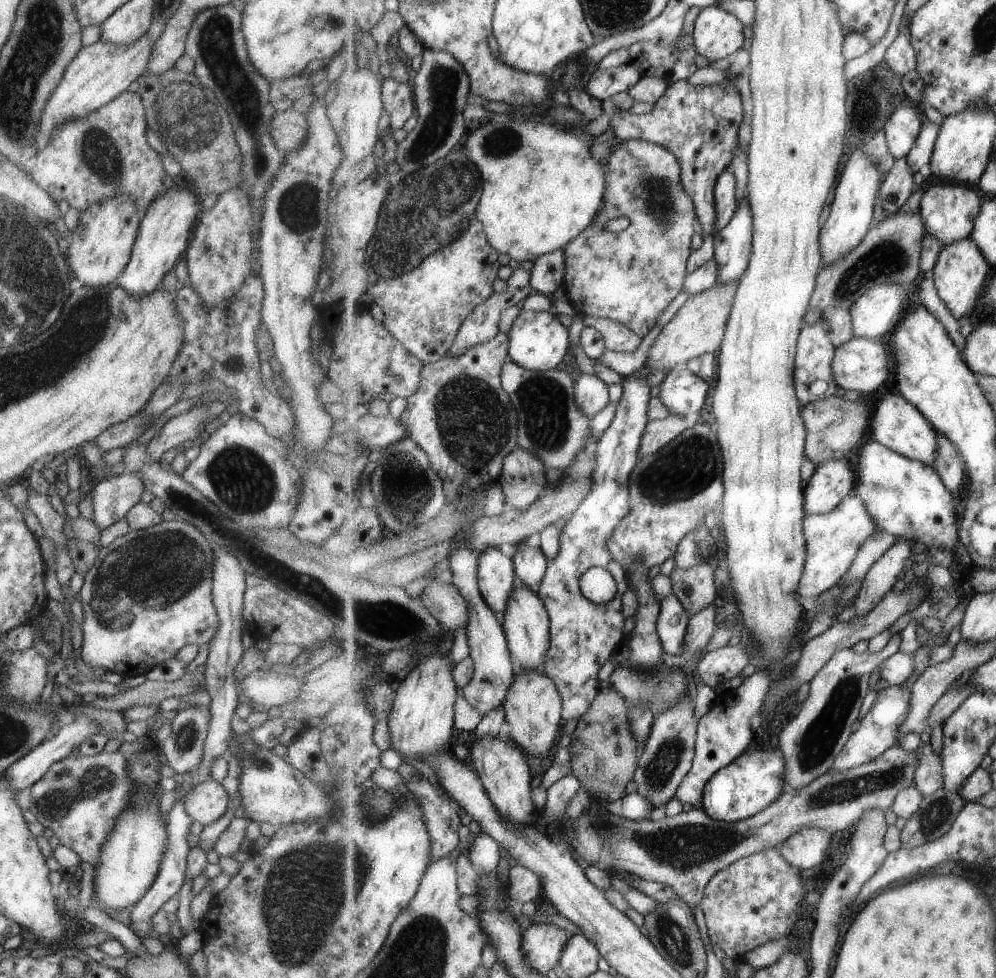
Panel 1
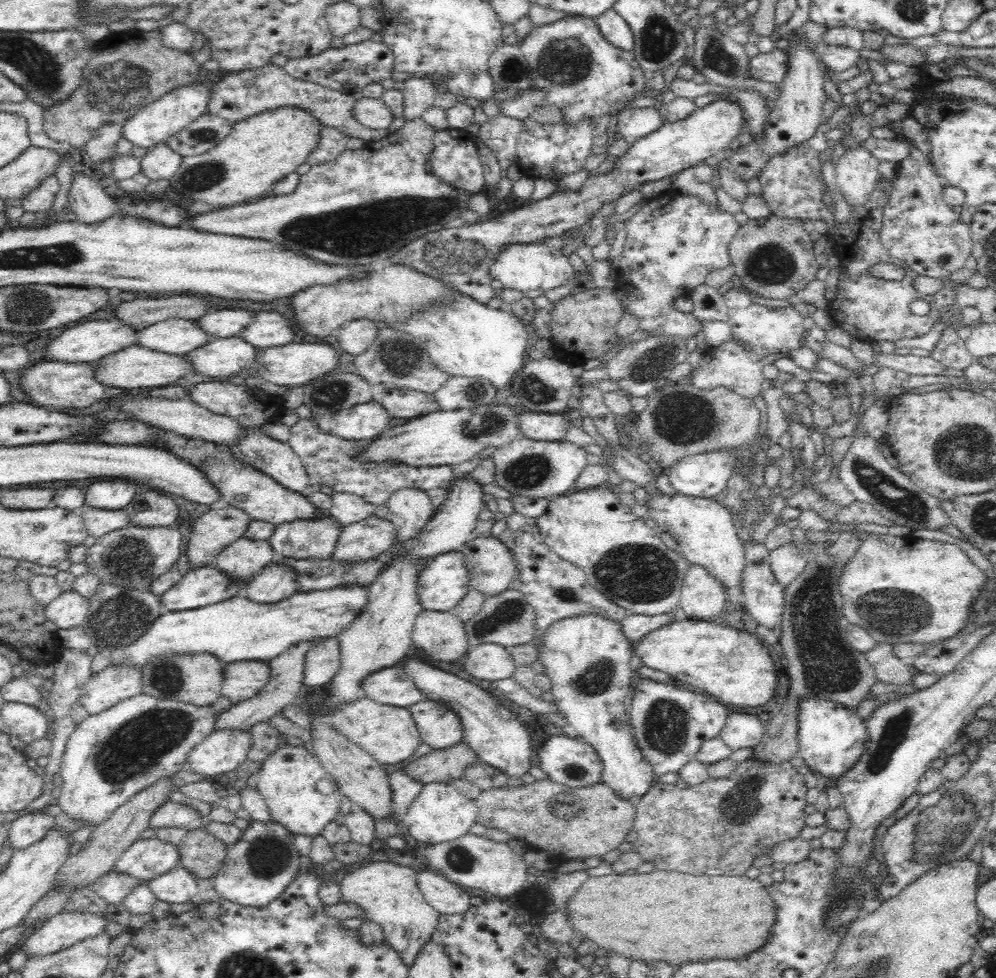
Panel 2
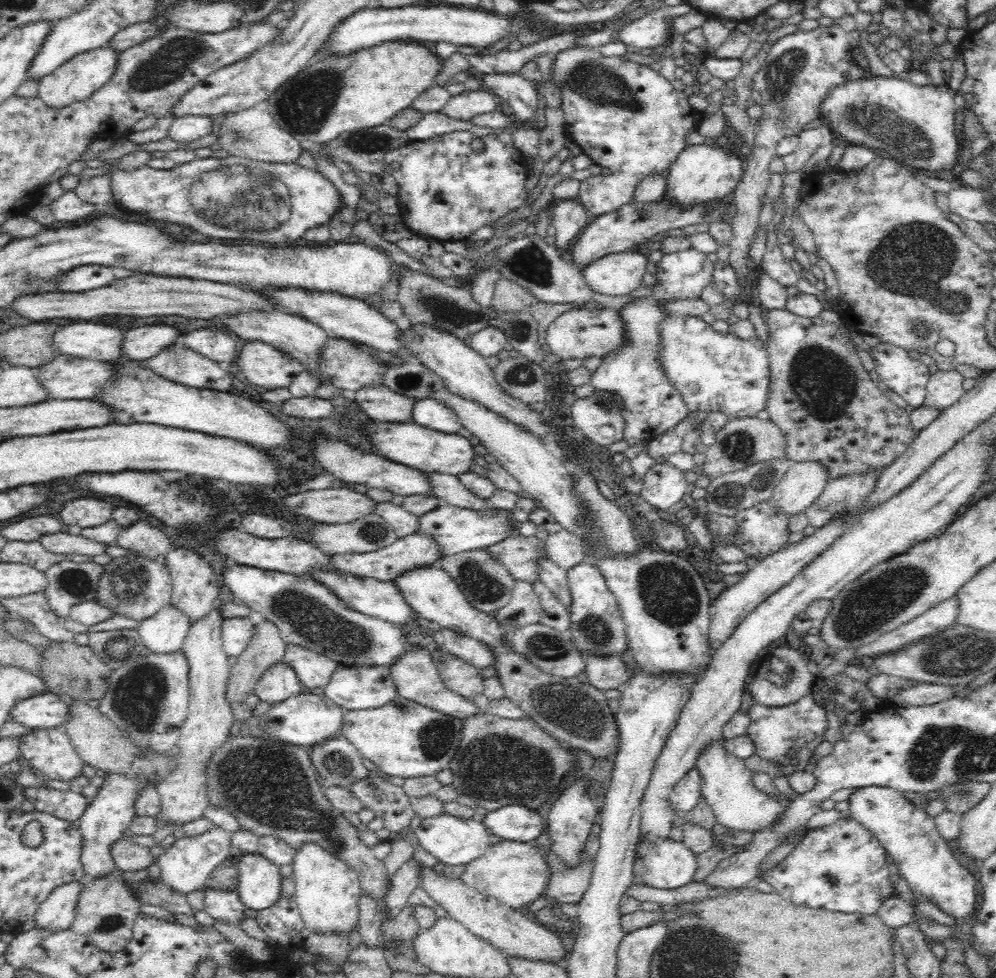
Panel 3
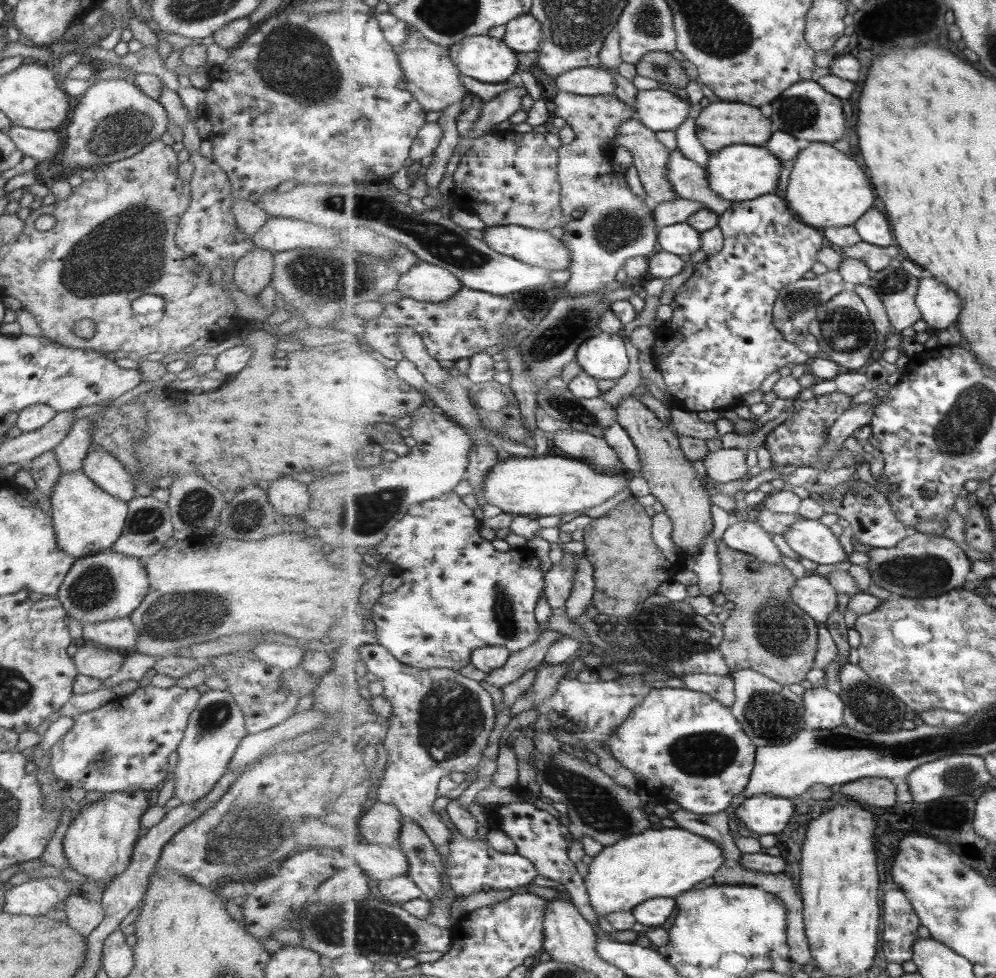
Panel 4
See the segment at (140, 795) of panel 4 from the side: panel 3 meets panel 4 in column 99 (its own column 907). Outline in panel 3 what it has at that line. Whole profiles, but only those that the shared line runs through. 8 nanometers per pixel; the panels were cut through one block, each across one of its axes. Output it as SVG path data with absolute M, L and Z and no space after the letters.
M880 785L857 788L847 801L850 817L882 843L899 868L899 875L908 881L914 897L931 901L942 912L958 920L964 921L976 912L979 879L954 859L947 840L940 835L934 818L926 809L916 807L896 788Z

